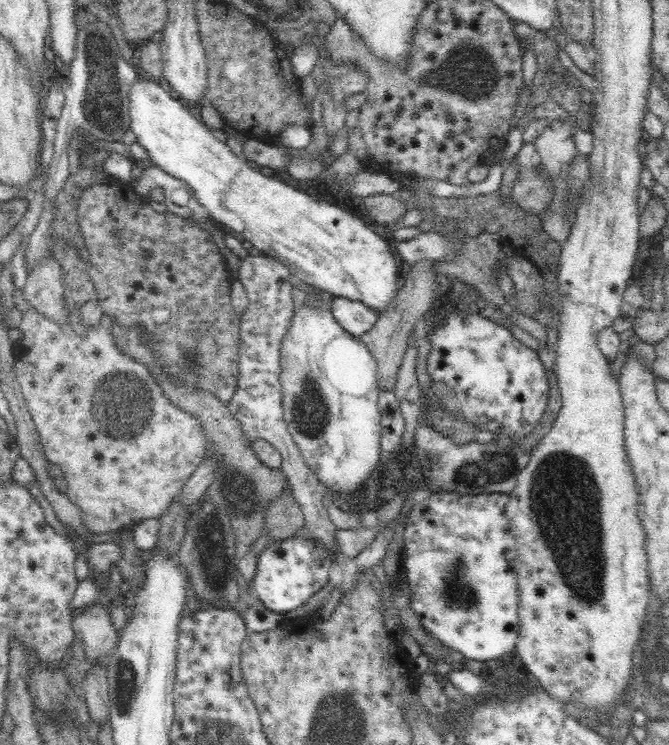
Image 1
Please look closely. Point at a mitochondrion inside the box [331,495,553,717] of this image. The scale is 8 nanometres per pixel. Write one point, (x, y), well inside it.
(459, 596)

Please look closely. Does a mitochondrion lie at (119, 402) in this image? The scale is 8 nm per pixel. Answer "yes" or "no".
yes

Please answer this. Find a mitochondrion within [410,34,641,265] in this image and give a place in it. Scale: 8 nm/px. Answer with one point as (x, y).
(466, 70)

